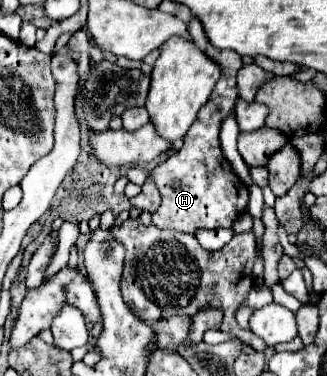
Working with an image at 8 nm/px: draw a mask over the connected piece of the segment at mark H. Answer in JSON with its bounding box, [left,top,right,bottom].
[152,18,248,234]

